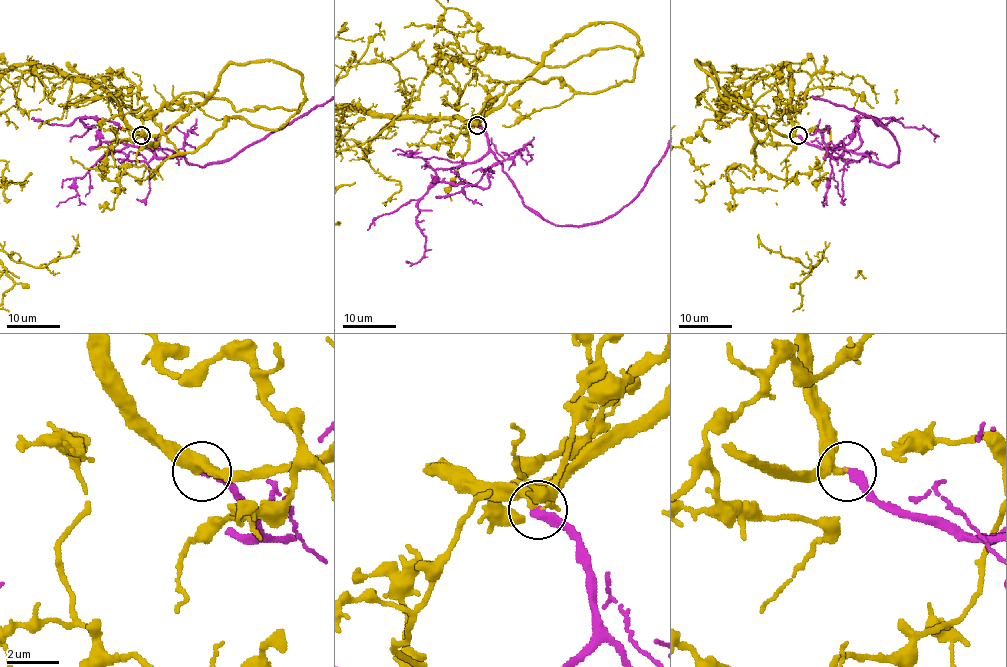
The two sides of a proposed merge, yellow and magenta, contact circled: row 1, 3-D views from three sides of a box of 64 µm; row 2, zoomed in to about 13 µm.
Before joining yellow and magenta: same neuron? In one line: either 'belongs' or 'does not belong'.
belongs

